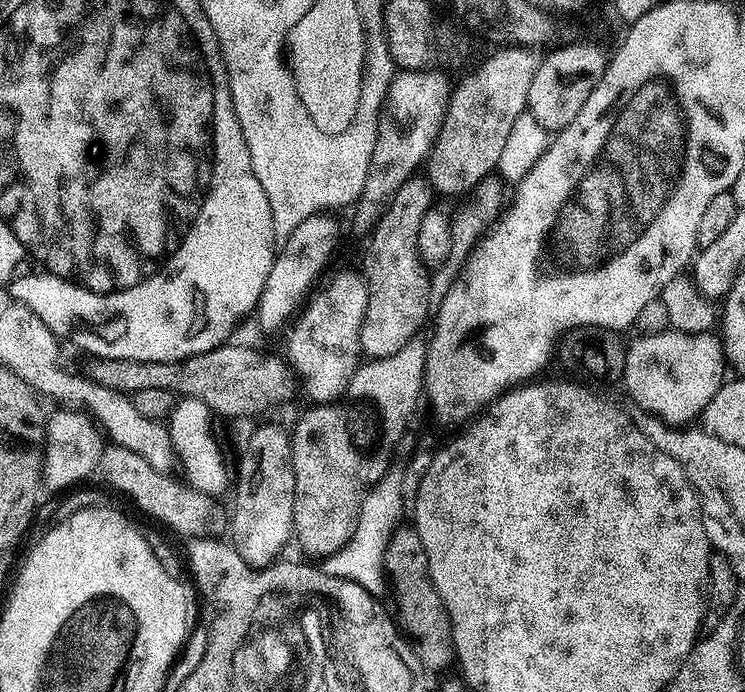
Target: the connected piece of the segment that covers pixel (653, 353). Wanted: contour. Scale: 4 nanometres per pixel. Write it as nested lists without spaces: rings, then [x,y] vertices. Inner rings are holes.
[[[665,330],[649,336],[640,334],[635,338],[637,340],[632,345],[627,345],[622,377],[622,385],[633,405],[660,416],[668,424],[691,425],[726,380],[724,346],[719,335]]]

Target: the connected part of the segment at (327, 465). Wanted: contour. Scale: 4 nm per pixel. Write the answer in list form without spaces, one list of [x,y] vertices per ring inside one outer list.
[[[331,403],[309,407],[309,412],[300,416],[296,429],[291,429],[292,465],[294,466],[294,529],[295,543],[300,543],[304,552],[312,556],[325,558],[334,555],[354,534],[359,518],[361,497],[356,493],[356,457],[348,447],[351,440],[350,424],[340,408],[332,408]]]

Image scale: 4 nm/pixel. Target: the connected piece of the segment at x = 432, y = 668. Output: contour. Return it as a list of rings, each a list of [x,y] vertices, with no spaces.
[[[399,526],[393,531],[384,554],[384,575],[387,587],[392,587],[392,604],[396,626],[407,640],[418,662],[429,673],[436,672],[454,656],[452,623],[446,614],[446,606],[430,578],[426,550],[415,527]]]

